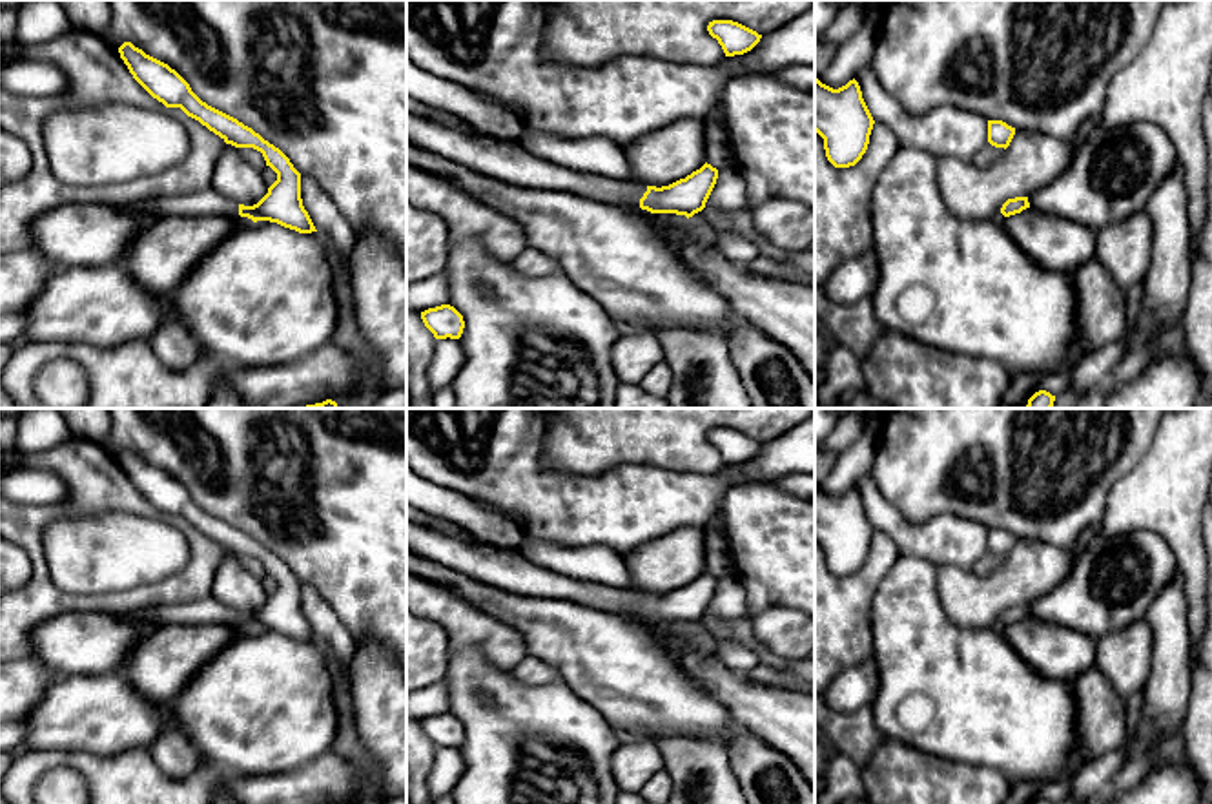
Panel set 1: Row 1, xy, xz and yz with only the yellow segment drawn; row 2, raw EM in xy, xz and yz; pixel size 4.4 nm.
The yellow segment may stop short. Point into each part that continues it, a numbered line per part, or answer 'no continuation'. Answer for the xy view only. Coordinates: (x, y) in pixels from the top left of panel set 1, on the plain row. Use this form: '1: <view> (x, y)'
1: xy (205, 611)

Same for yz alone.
no continuation

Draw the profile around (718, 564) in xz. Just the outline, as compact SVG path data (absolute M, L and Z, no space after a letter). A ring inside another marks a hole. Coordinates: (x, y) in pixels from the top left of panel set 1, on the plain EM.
M718 500L716 509L704 529L705 540L705 569L716 578L734 574L734 567L729 558L729 545L725 538L725 523L722 514L722 501Z

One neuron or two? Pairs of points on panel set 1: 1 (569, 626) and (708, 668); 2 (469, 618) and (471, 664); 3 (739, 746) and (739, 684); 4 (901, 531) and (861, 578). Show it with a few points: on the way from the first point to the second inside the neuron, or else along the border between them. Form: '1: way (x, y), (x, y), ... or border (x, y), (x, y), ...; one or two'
1: border (647, 628), (675, 659), (677, 666), (704, 691); two
2: border (451, 653), (480, 649), (496, 666), (507, 670); two
3: border (749, 733), (788, 755); two
4: border (875, 529), (888, 535), (901, 553); two

